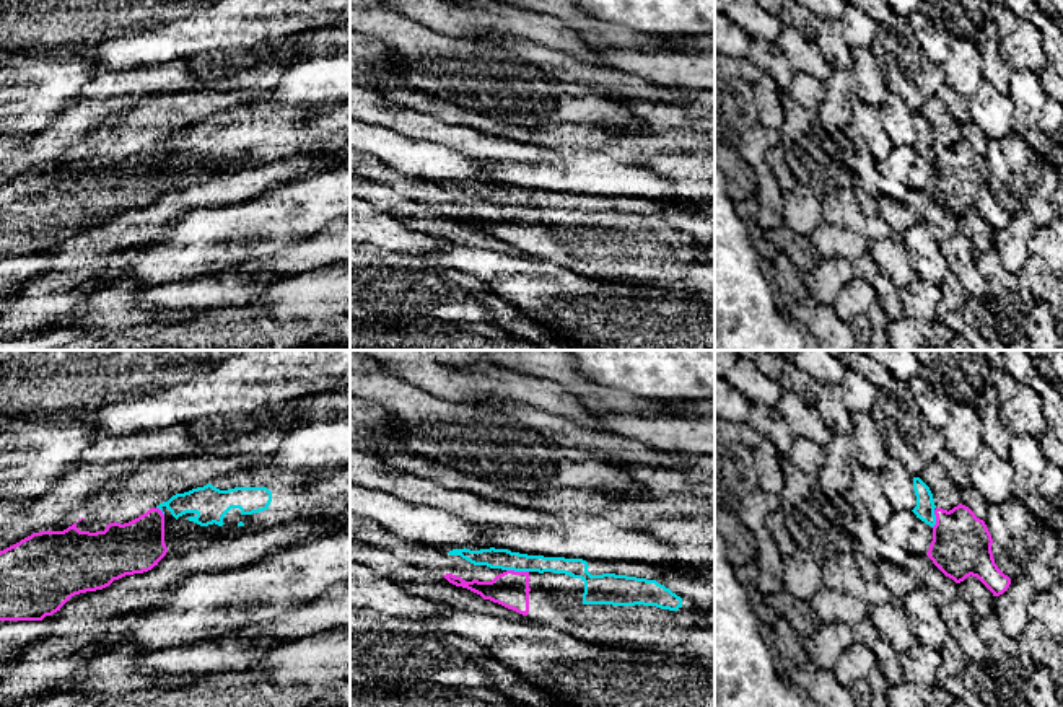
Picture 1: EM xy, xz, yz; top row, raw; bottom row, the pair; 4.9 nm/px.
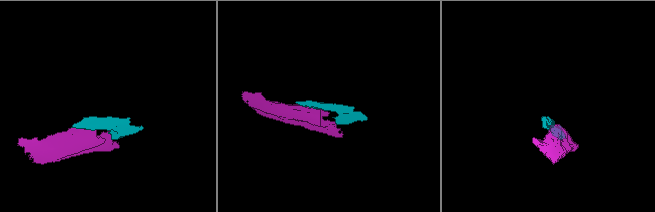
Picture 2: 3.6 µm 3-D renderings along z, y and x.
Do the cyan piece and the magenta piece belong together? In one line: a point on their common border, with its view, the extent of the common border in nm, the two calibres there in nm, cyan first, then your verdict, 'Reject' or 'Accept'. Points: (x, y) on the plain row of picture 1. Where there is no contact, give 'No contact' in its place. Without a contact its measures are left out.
Touches cyan at xz (518, 206). Shared border 110 nm. Thickness 100 nm (cyan) against 180 nm. Accept

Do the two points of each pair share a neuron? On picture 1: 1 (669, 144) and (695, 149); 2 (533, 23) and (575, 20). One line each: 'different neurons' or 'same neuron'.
1: same neuron
2: different neurons

